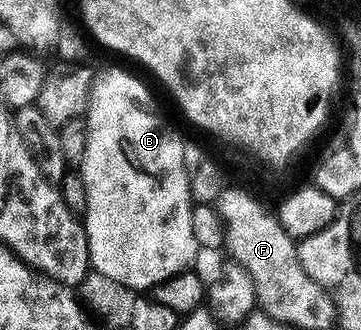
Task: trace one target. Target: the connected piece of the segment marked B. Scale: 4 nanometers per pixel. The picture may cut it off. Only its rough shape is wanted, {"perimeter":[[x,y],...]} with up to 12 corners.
{"perimeter":[[139,77],[91,86],[81,176],[96,274],[188,272],[188,142]]}

